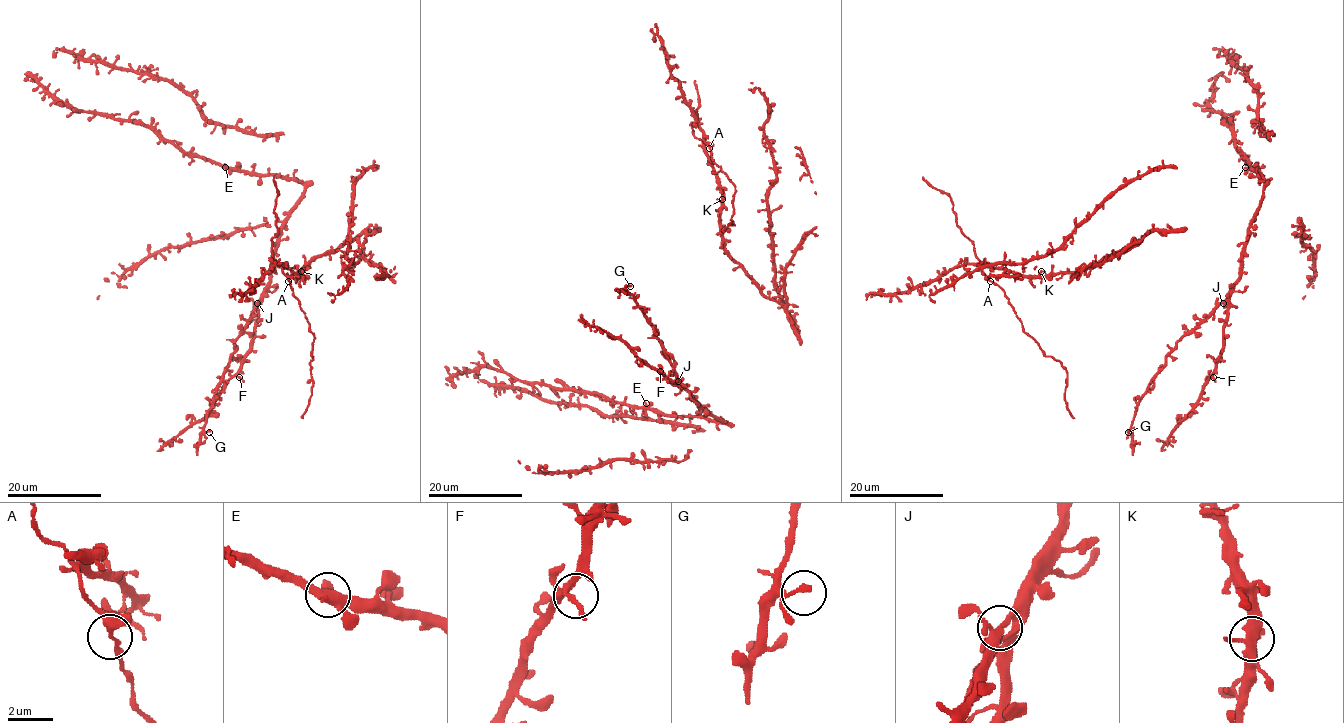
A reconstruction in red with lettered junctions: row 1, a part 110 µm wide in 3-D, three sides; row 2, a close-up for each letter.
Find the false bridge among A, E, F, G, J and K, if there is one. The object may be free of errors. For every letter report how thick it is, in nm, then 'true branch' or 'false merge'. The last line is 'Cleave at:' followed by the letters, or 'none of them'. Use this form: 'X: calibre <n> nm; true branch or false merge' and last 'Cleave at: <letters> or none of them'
A: calibre 240 nm; true branch
E: calibre 240 nm; true branch
F: calibre 170 nm; true branch
G: calibre 170 nm; true branch
J: calibre 280 nm; true branch
K: calibre 180 nm; true branch
Cleave at: none of them

